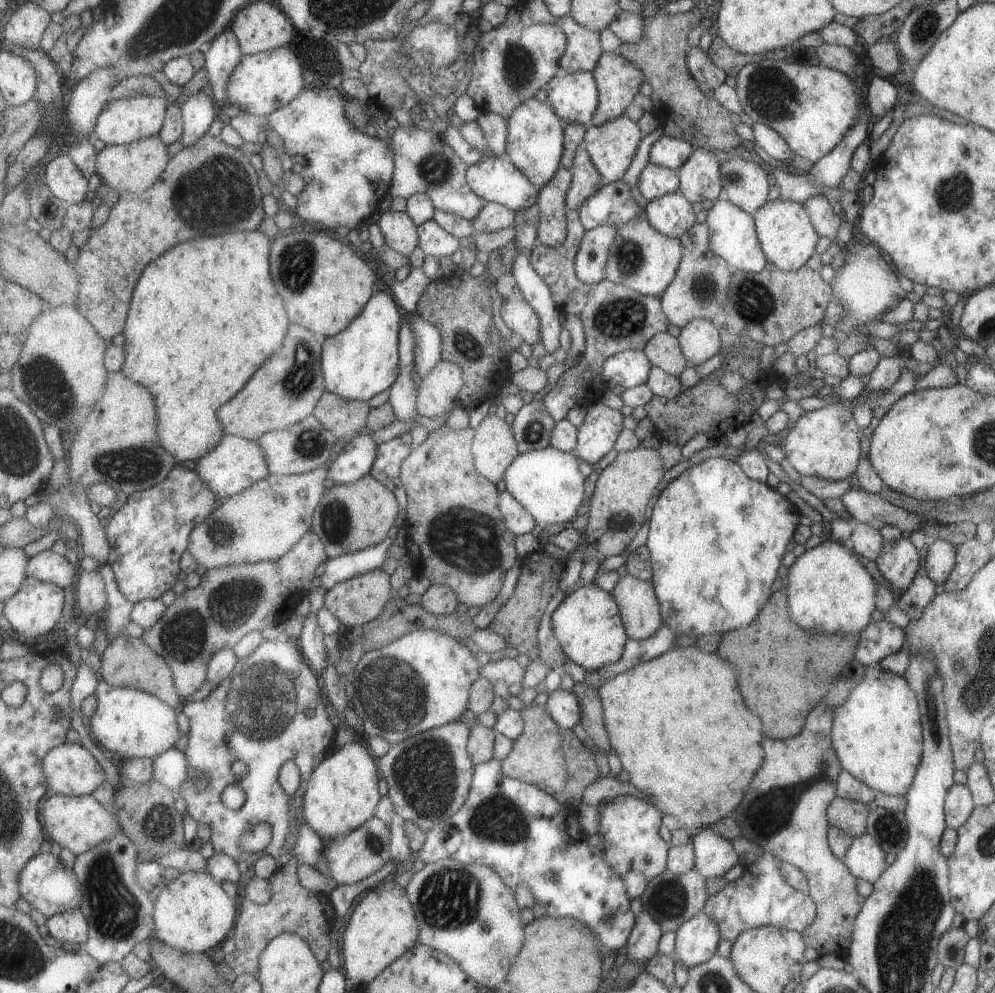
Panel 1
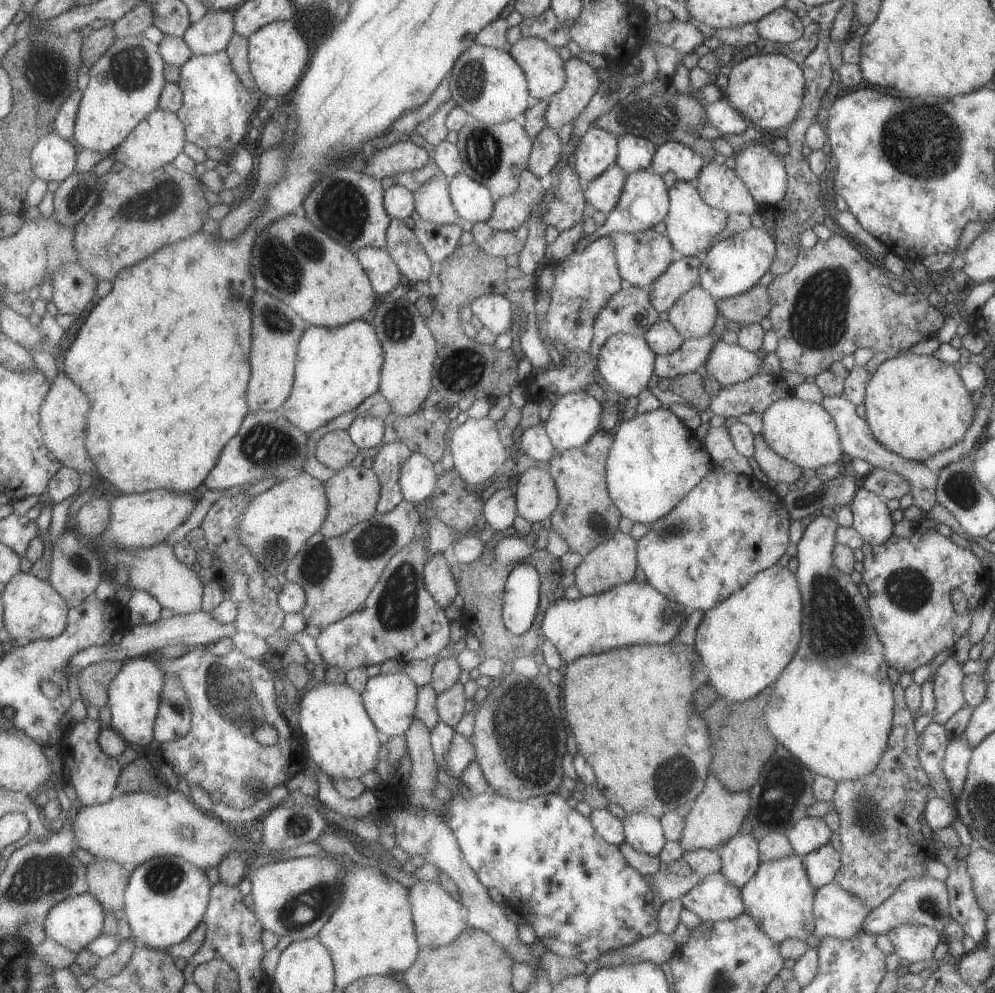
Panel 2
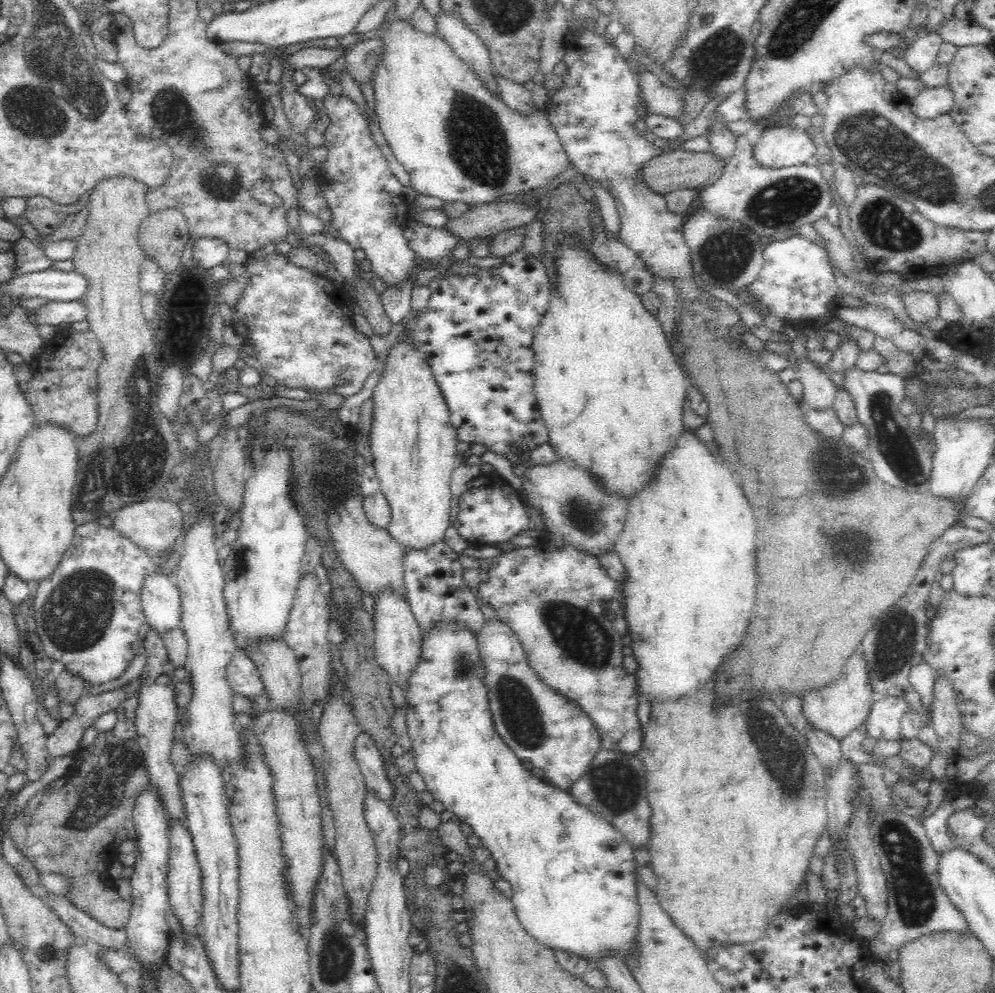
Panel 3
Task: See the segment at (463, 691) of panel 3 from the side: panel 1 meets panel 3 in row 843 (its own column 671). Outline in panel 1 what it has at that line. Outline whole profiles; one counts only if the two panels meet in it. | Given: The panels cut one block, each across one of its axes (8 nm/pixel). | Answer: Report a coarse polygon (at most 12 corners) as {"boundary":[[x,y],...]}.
{"boundary":[[709,457],[644,545],[662,623],[723,634],[769,600],[796,506]]}

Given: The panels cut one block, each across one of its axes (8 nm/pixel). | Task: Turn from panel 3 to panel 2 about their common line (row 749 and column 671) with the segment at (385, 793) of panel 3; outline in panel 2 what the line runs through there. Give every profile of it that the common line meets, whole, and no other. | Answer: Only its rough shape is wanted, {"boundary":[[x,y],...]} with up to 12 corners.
{"boundary":[[713,331],[684,339],[675,352],[654,355],[659,379],[695,373],[705,364]]}

